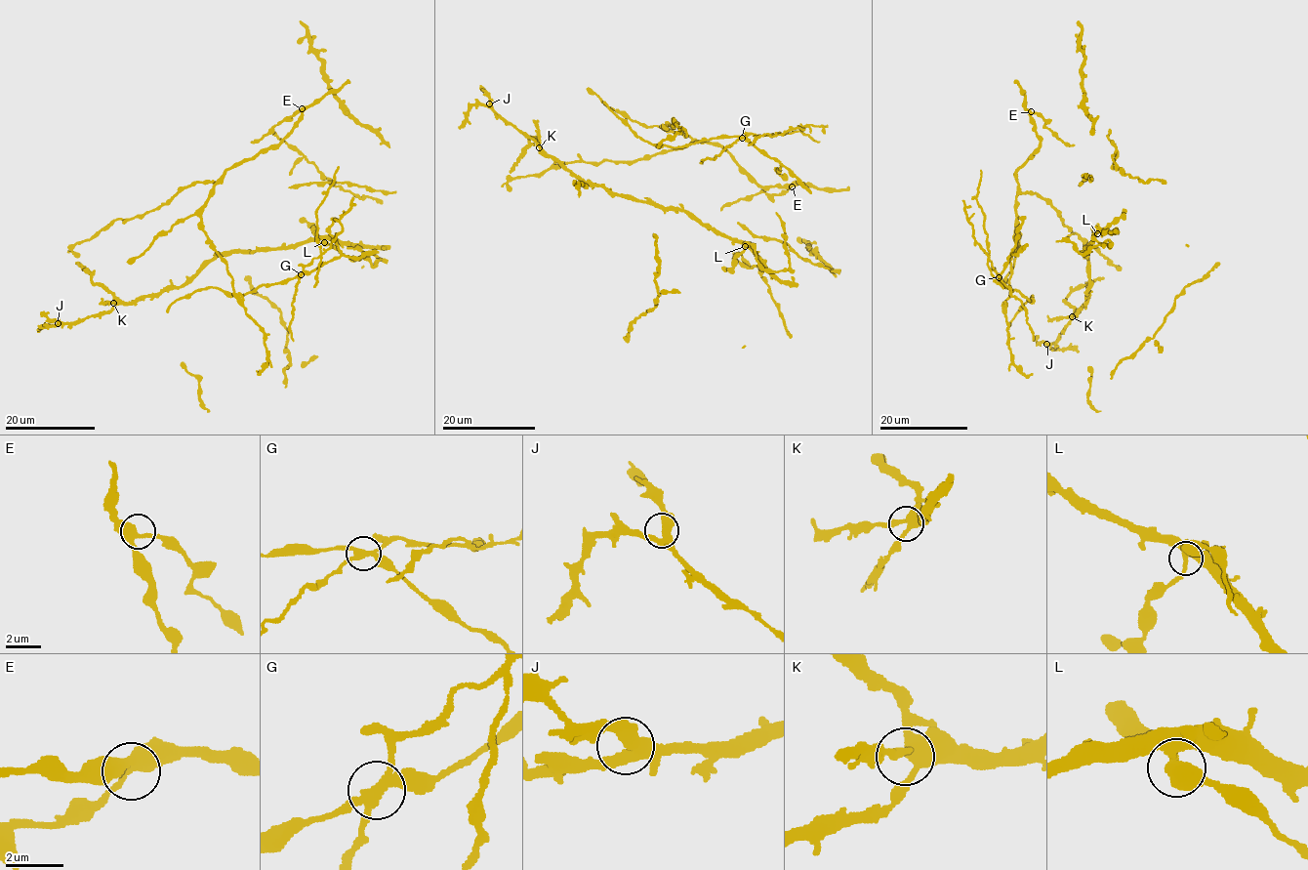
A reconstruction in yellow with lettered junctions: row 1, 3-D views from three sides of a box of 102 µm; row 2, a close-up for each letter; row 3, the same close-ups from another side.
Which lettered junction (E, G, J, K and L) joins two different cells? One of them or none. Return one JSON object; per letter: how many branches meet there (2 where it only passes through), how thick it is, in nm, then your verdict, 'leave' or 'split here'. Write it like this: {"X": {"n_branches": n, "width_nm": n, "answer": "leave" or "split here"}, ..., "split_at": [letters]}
{"E": {"n_branches": 3, "width_nm": 380, "answer": "leave"}, "G": {"n_branches": 4, "width_nm": 320, "answer": "split here"}, "J": {"n_branches": 3, "width_nm": 360, "answer": "leave"}, "K": {"n_branches": 3, "width_nm": 360, "answer": "leave"}, "L": {"n_branches": 3, "width_nm": 320, "answer": "leave"}, "split_at": ["G"]}

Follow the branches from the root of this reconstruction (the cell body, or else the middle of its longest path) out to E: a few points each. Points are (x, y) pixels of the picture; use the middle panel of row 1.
E: (571, 163), (634, 161), (686, 147), (694, 142), (713, 142), (730, 154), (739, 167), (761, 186), (792, 186)

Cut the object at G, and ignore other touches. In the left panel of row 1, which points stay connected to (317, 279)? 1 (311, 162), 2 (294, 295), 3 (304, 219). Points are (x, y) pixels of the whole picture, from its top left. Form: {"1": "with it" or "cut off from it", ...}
{"1": "cut off from it", "2": "with it", "3": "cut off from it"}

